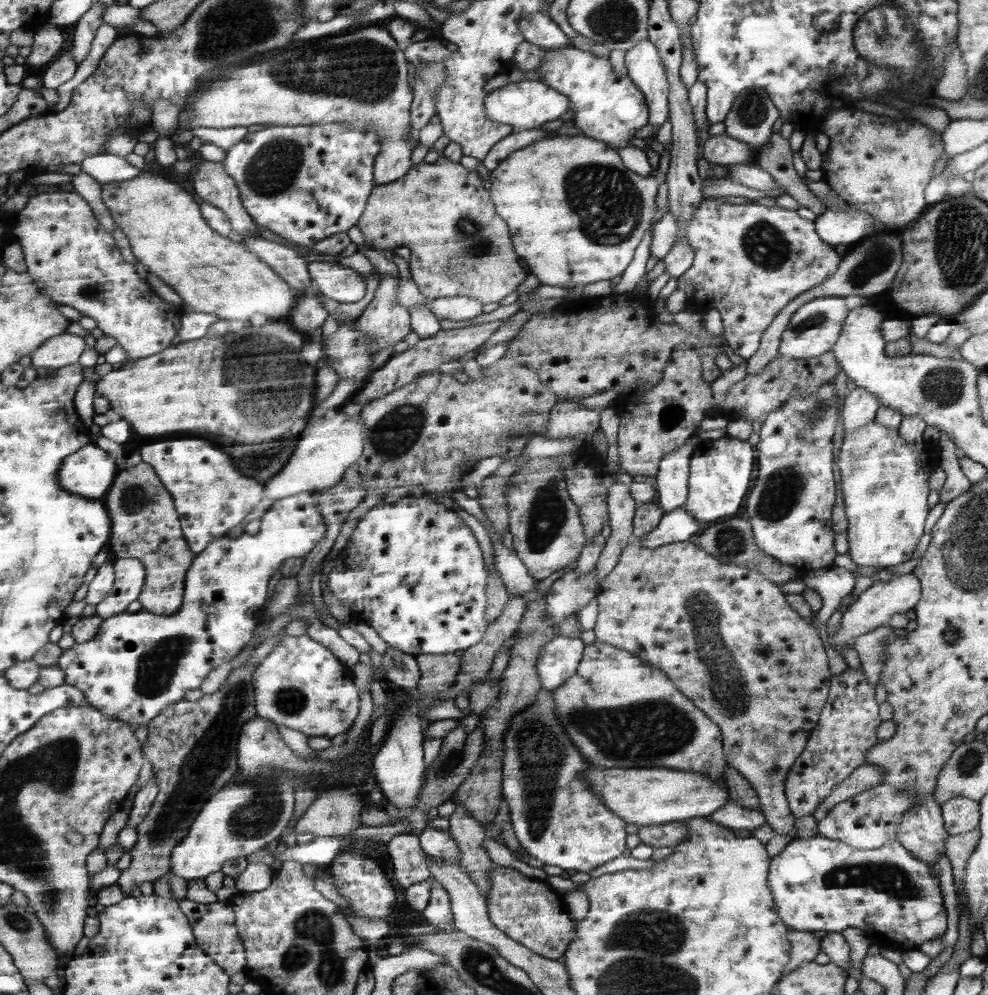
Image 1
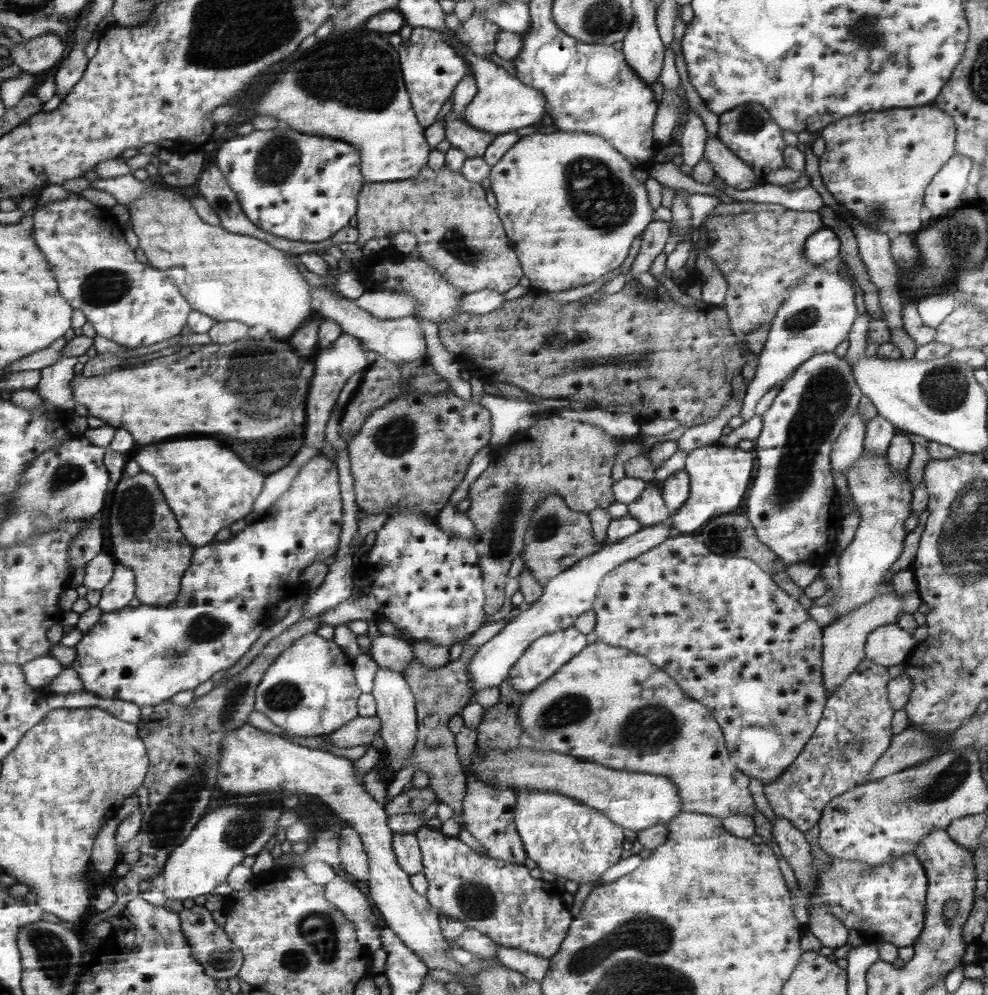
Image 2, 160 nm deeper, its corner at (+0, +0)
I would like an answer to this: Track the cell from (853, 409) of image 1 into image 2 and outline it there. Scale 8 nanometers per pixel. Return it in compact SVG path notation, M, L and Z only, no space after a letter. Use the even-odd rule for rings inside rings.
M857 411L845 423L840 435L837 436L837 444L832 444L830 457L833 474L842 474L845 478L849 467L862 455L864 424Z

